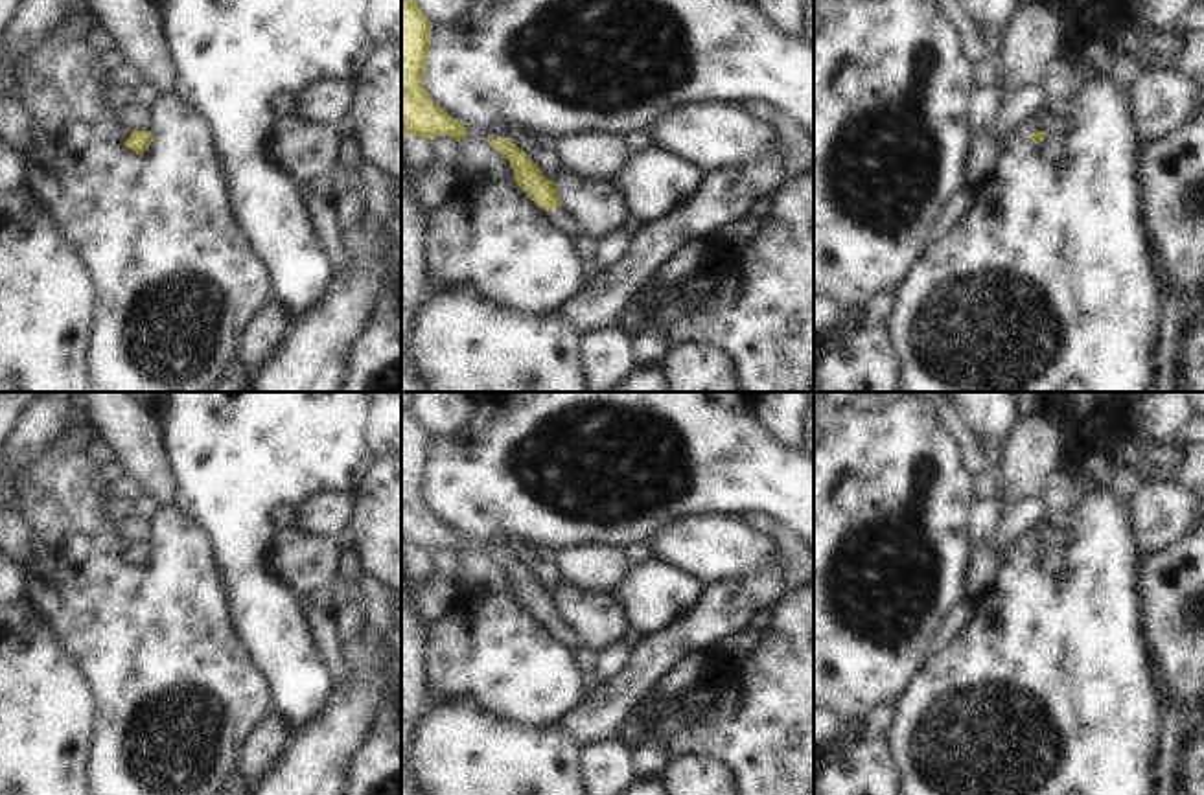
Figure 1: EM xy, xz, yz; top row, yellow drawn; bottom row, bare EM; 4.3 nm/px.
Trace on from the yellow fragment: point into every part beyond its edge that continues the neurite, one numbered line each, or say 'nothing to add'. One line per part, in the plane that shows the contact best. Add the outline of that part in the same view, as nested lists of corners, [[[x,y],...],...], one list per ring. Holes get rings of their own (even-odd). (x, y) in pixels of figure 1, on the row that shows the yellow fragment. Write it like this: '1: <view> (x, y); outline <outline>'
1: xz (560, 218); outline [[[560,206],[554,212],[547,212],[547,217],[550,219],[550,223],[560,228],[563,234],[573,234],[573,236],[580,236],[582,230],[578,226],[578,223],[574,221],[574,217],[569,213],[569,210],[565,206]]]

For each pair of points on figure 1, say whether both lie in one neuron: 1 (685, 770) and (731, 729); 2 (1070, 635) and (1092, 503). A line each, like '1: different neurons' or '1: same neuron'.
1: different neurons
2: same neuron

